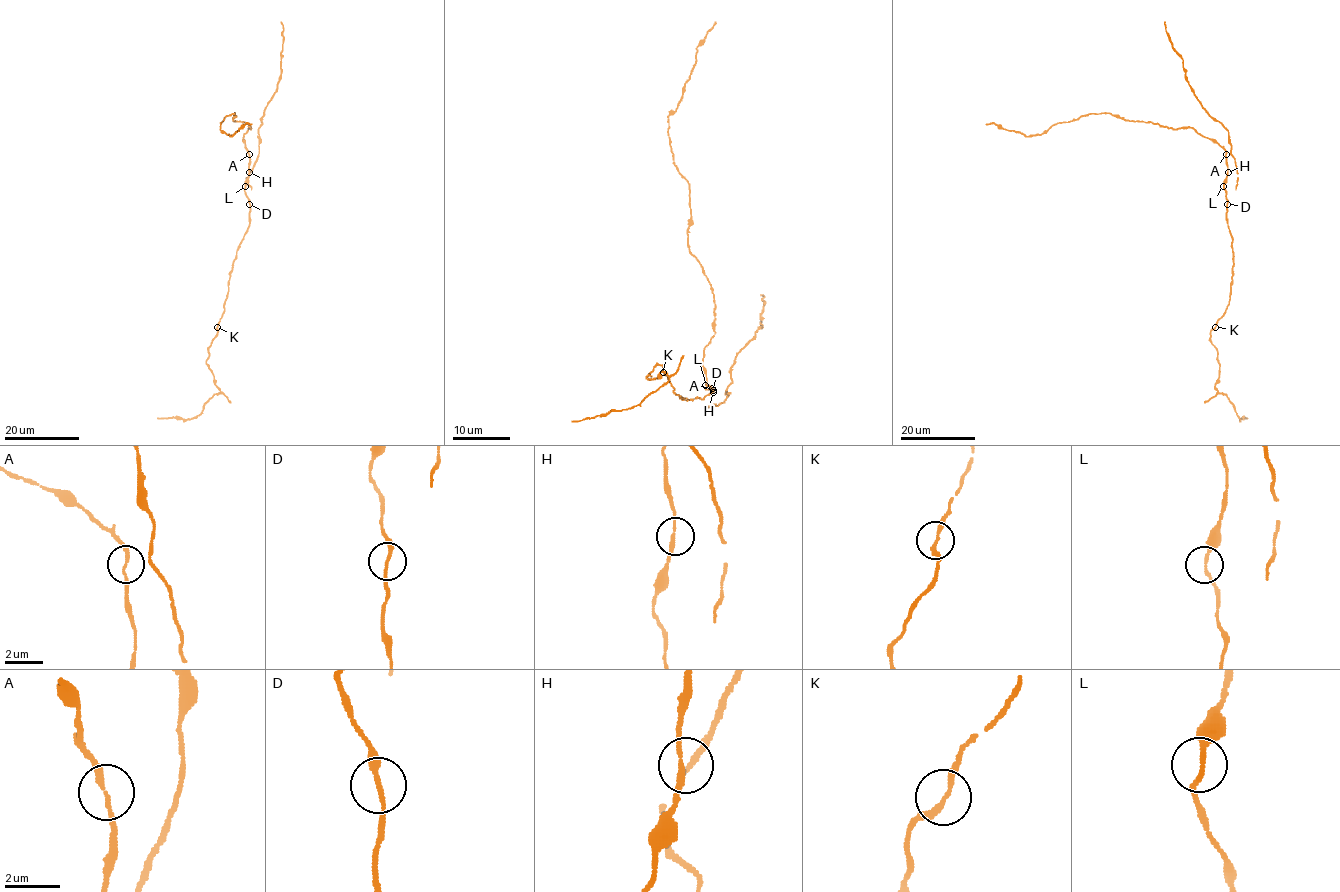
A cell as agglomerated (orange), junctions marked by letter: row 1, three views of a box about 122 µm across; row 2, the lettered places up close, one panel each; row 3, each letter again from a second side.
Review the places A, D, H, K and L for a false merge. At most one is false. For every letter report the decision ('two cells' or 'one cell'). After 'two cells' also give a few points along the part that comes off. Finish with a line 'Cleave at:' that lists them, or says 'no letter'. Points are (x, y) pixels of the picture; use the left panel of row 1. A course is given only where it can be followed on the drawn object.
A: one cell
D: one cell
H: one cell
K: one cell
L: one cell
Cleave at: no letter

